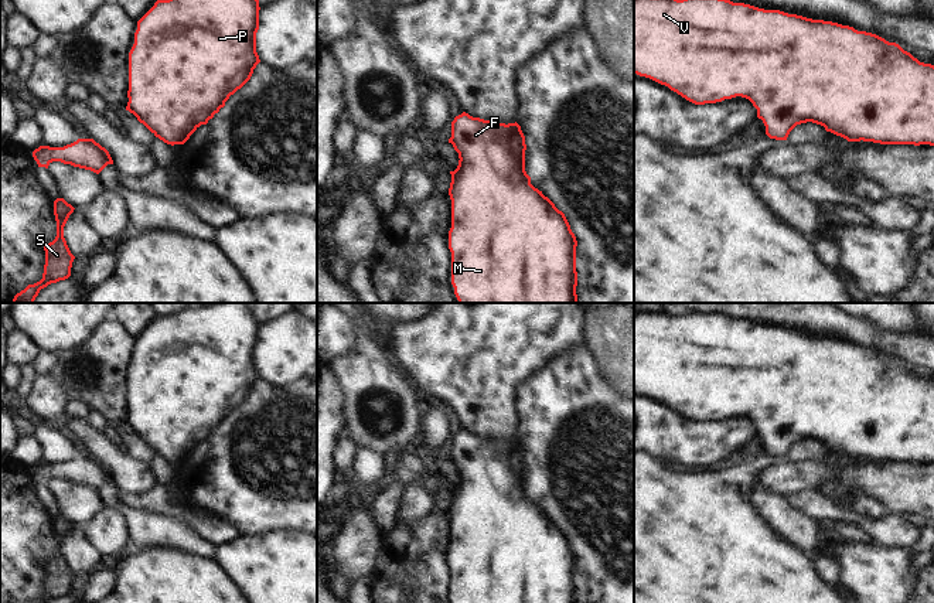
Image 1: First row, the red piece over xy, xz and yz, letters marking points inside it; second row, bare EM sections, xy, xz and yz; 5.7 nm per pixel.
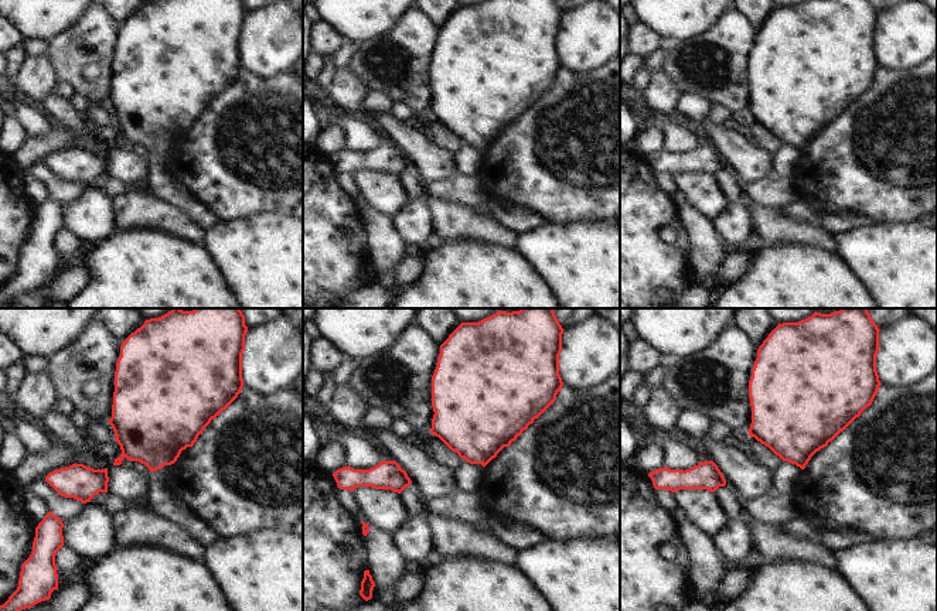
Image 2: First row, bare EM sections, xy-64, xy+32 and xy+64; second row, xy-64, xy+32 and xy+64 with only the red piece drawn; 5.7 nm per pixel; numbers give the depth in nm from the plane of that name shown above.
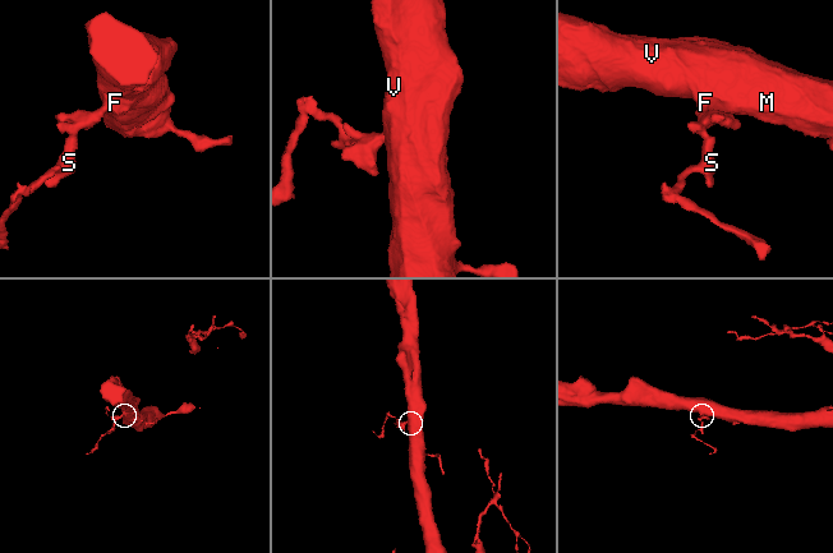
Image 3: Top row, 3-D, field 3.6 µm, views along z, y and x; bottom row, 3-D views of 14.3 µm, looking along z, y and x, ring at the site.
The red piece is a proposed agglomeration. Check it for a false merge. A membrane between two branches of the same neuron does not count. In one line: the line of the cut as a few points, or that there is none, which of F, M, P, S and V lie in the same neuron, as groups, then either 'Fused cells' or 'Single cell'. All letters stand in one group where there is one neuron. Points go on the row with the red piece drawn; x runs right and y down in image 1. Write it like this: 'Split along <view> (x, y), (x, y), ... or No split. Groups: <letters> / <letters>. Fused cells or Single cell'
No split. Groups: F M P S V. Single cell.

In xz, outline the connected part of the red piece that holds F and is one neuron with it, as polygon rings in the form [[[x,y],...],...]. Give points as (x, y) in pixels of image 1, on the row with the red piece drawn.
[[[463,112],[451,122],[453,144],[459,166],[451,174],[451,285],[459,303],[579,303],[576,294],[577,241],[562,211],[531,184],[525,171],[525,136],[515,123],[473,117]]]

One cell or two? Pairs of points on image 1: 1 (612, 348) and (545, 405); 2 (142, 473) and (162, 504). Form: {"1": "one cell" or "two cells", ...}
{"1": "two cells", "2": "two cells"}

